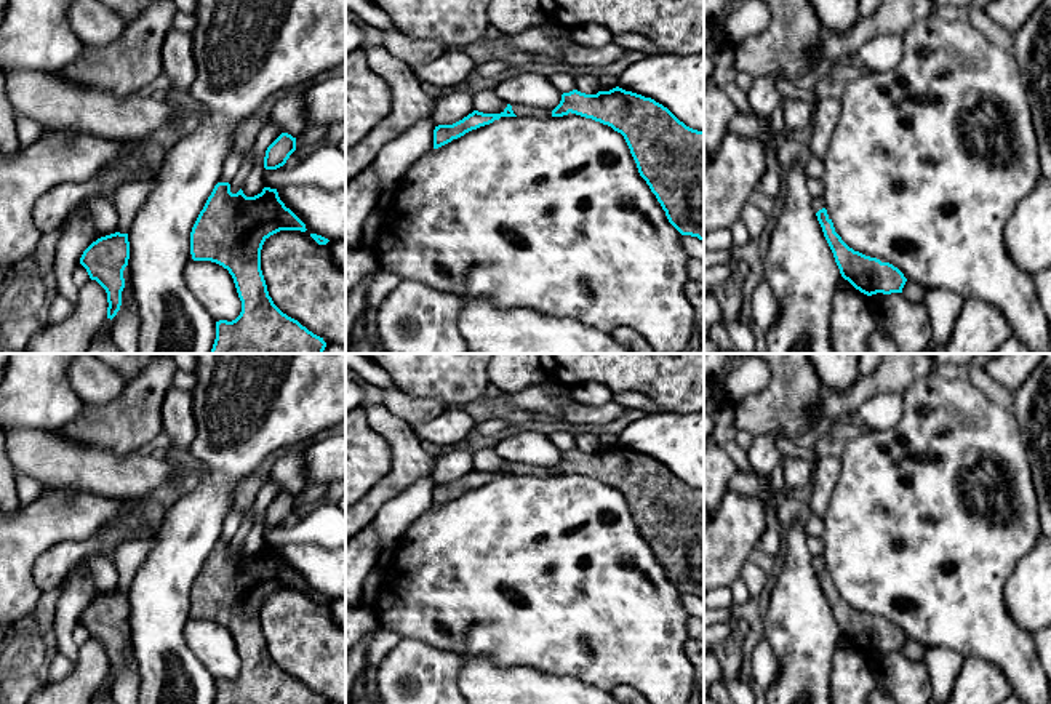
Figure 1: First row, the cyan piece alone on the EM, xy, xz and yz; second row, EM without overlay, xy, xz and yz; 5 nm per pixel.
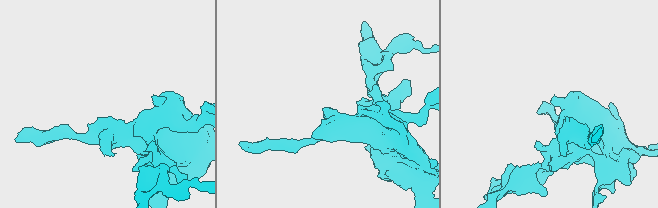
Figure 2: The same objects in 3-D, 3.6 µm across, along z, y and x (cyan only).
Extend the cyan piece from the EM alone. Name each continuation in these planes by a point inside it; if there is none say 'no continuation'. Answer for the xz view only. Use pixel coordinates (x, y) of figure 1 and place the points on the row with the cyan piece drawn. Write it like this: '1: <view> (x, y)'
1: xz (520, 111)

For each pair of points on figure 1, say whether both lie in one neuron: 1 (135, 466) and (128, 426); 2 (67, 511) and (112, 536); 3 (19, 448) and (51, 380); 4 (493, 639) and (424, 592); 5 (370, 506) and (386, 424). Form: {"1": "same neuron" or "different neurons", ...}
{"1": "different neurons", "2": "different neurons", "3": "different neurons", "4": "same neuron", "5": "same neuron"}

